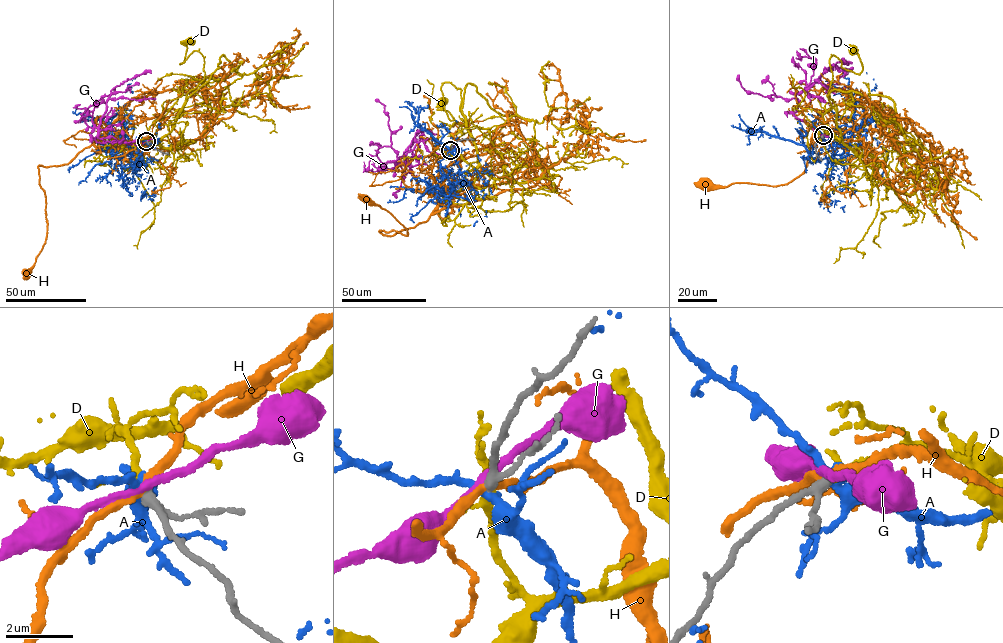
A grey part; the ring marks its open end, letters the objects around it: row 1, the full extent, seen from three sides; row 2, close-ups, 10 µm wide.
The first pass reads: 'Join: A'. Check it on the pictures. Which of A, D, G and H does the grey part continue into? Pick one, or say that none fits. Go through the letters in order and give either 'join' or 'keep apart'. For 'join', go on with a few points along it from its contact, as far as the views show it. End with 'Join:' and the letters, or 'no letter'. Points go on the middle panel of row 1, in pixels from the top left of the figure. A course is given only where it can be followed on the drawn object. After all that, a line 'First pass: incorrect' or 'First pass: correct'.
A: keep apart
D: join; course (450, 150), (478, 166), (459, 110), (461, 90), (449, 82), (442, 85), (445, 112), (453, 120), (443, 101)
G: keep apart
H: keep apart
Join: D
First pass: incorrect

